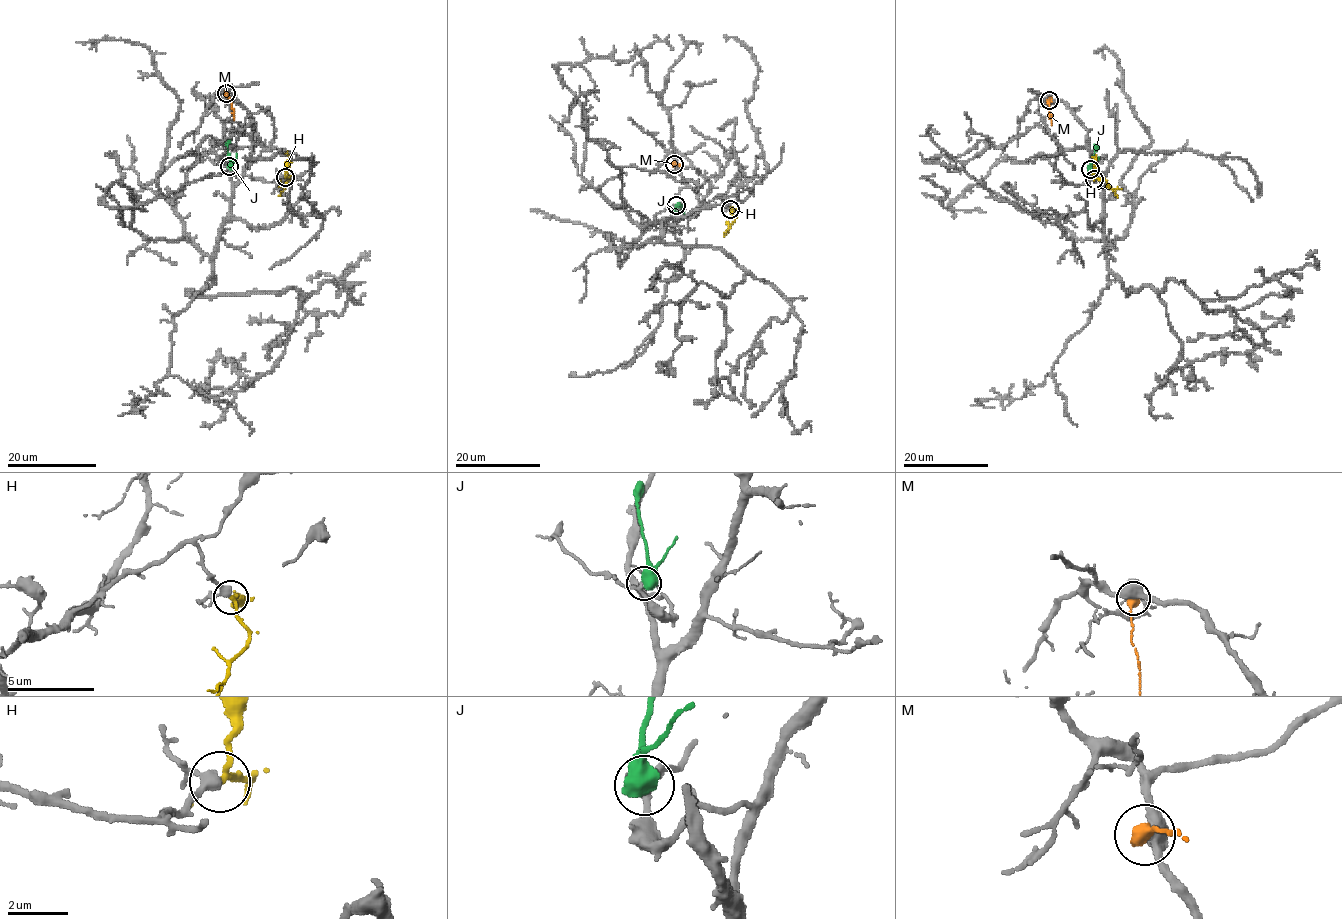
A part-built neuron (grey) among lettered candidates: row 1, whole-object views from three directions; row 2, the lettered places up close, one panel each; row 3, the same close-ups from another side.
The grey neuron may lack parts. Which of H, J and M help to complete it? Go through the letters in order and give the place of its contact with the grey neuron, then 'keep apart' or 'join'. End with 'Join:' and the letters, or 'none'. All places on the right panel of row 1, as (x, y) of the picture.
H: meets grey at (1094, 179); join
J: meets grey at (1090, 169); keep apart
M: meets grey at (1049, 100); keep apart
Join: H

